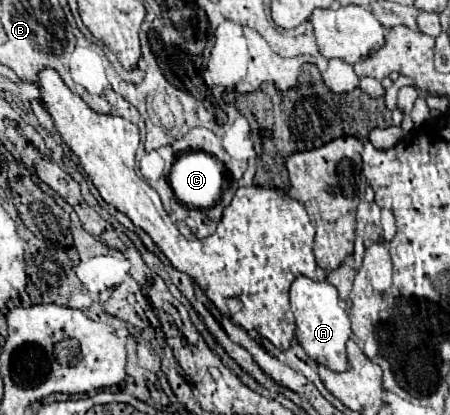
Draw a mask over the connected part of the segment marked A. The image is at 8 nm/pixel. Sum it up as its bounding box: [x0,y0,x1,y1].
[290,275,352,371]

